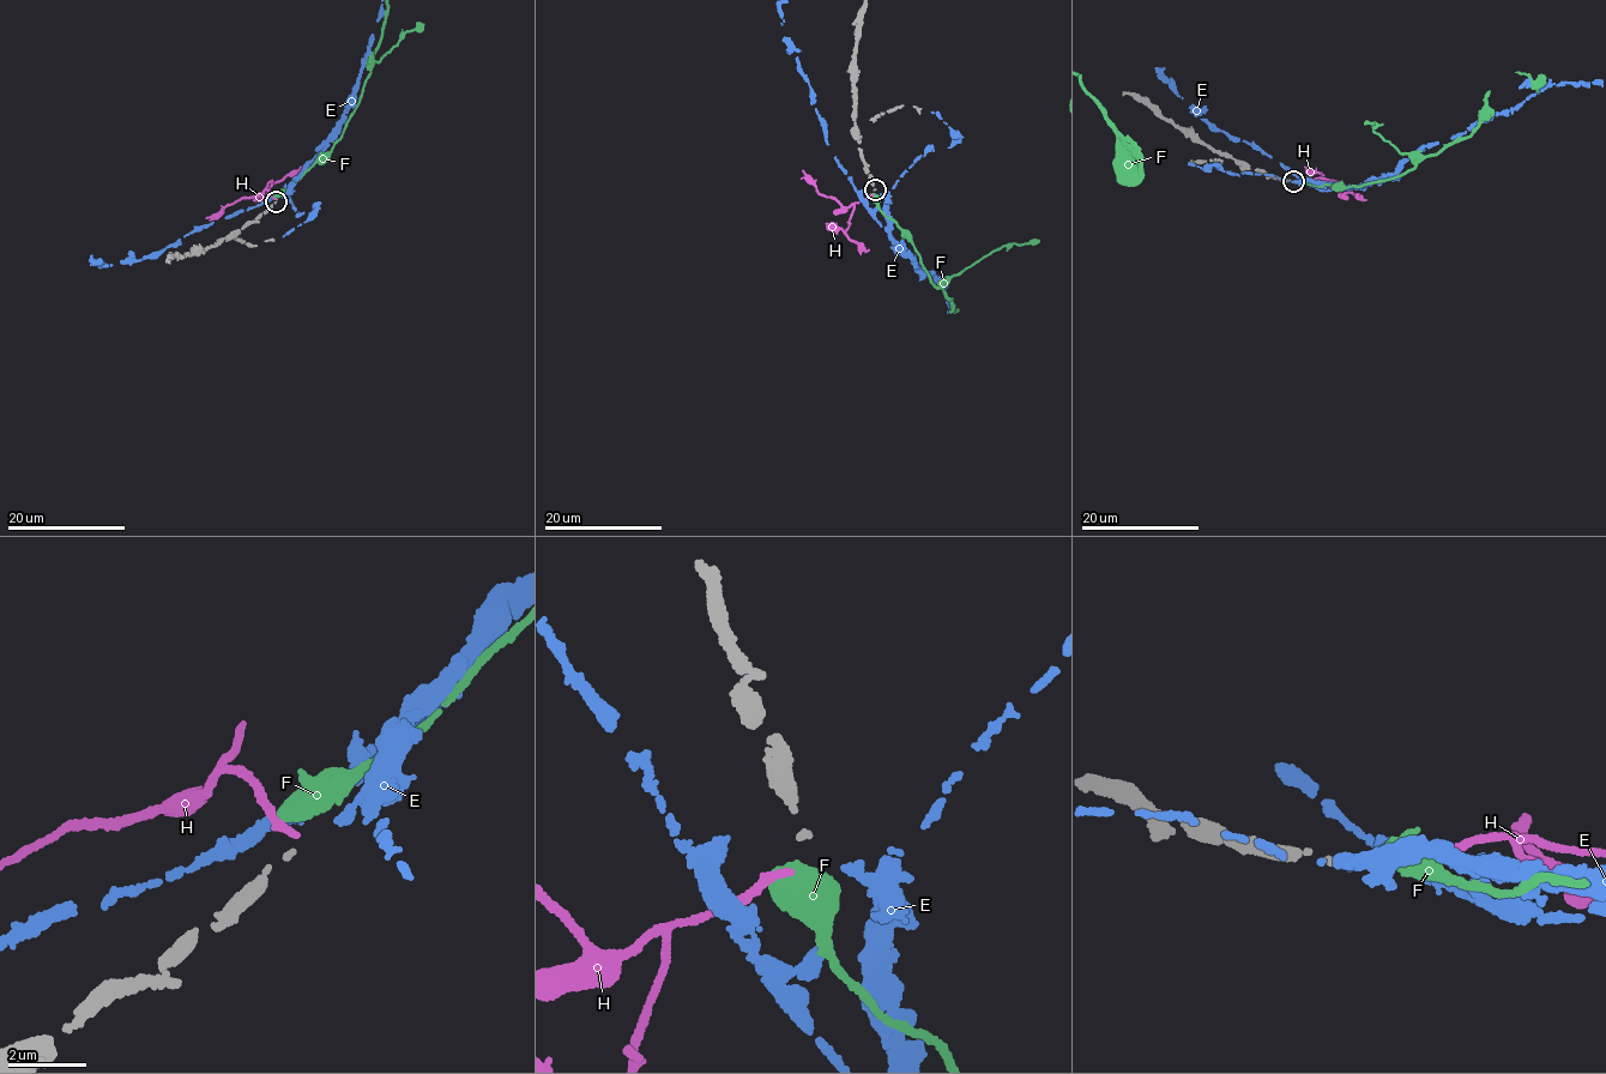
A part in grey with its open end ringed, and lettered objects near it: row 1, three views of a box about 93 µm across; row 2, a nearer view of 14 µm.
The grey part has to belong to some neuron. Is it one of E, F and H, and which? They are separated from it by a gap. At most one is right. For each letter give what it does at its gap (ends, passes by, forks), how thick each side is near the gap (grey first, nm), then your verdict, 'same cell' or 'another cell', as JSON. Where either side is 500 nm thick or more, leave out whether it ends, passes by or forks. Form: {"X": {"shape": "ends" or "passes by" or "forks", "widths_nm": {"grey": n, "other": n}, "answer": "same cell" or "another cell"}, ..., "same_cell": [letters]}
{"E": {"shape": "ends", "widths_nm": {"grey": 100, "other": 220}, "answer": "same cell"}, "F": {"shape": "passes by", "widths_nm": {"grey": 100, "other": 400}, "answer": "another cell"}, "H": {"shape": "ends", "widths_nm": {"grey": 100, "other": 180}, "answer": "another cell"}, "same_cell": ["E"]}

